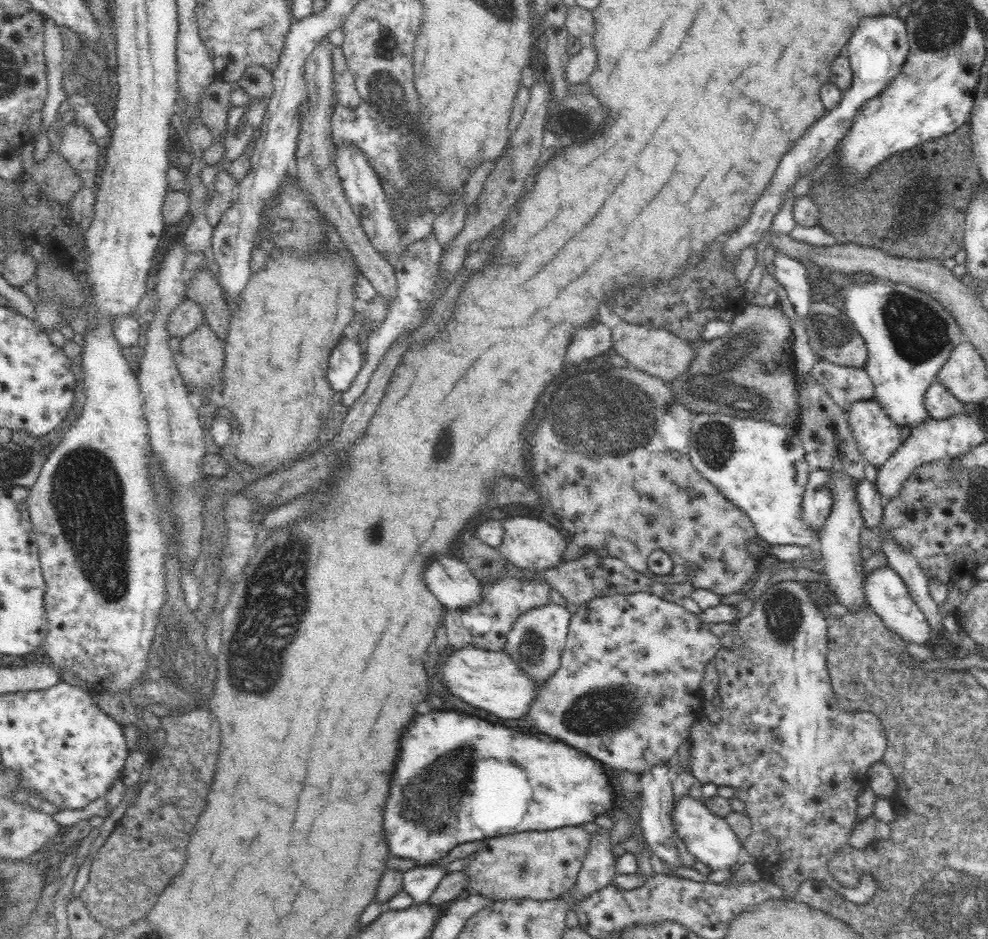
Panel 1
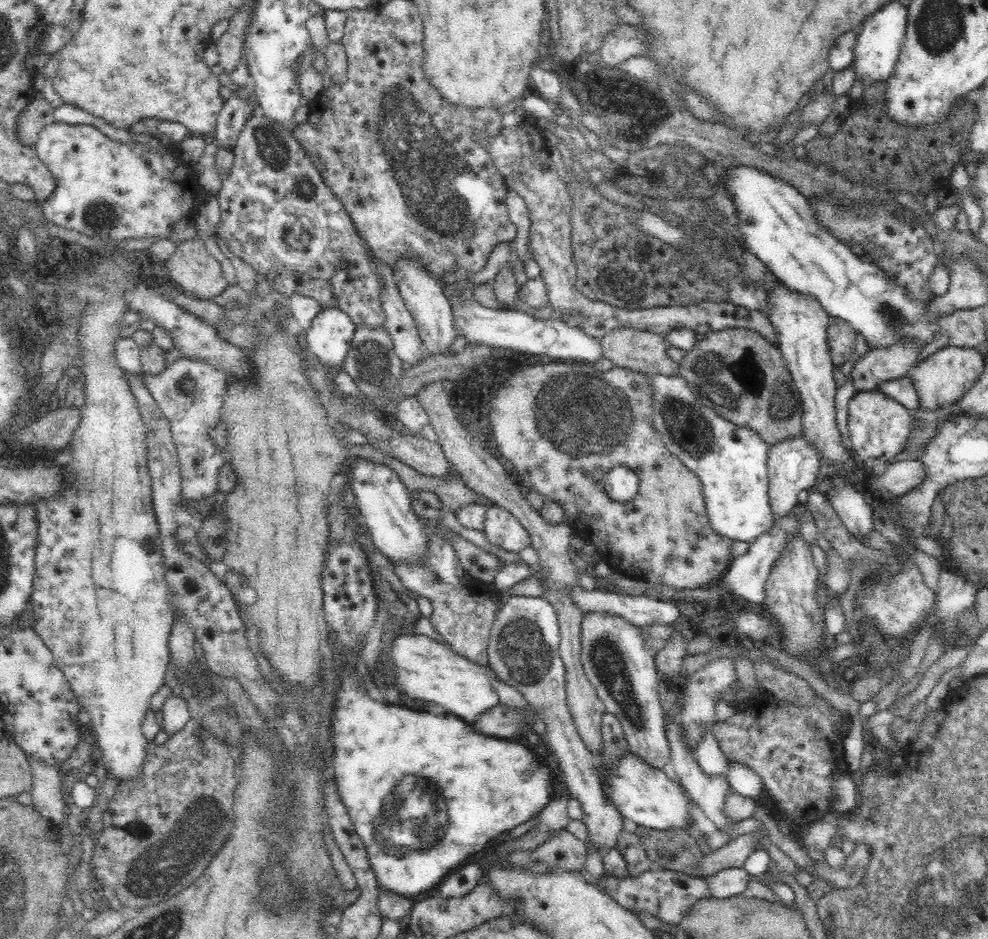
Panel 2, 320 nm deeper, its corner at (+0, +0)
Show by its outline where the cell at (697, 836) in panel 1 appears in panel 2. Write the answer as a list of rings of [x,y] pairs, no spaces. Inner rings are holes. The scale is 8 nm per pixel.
[[[626,751],[625,755],[607,770],[607,798],[615,804],[624,819],[640,827],[688,830],[693,819],[691,808],[696,804],[682,793],[681,784],[678,785],[668,778],[660,769],[644,763],[644,759],[634,755],[632,751]]]

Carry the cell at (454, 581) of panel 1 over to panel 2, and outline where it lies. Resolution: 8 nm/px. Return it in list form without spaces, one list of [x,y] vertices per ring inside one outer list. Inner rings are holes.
[[[355,457],[347,462],[349,483],[353,488],[356,506],[366,529],[372,535],[376,550],[389,557],[392,564],[413,563],[425,559],[427,536],[423,531],[422,518],[413,509],[411,493],[400,477],[386,464]]]

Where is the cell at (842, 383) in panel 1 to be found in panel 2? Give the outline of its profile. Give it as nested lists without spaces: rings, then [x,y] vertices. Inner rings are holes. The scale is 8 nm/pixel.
[[[908,337],[886,348],[874,347],[847,367],[855,394],[874,390],[884,381],[906,375],[923,346]]]

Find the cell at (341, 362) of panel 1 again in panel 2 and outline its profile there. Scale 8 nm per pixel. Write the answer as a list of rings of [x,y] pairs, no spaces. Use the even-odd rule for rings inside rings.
[[[324,308],[312,319],[307,332],[307,349],[312,351],[326,370],[342,366],[357,326],[348,313],[339,308]]]

